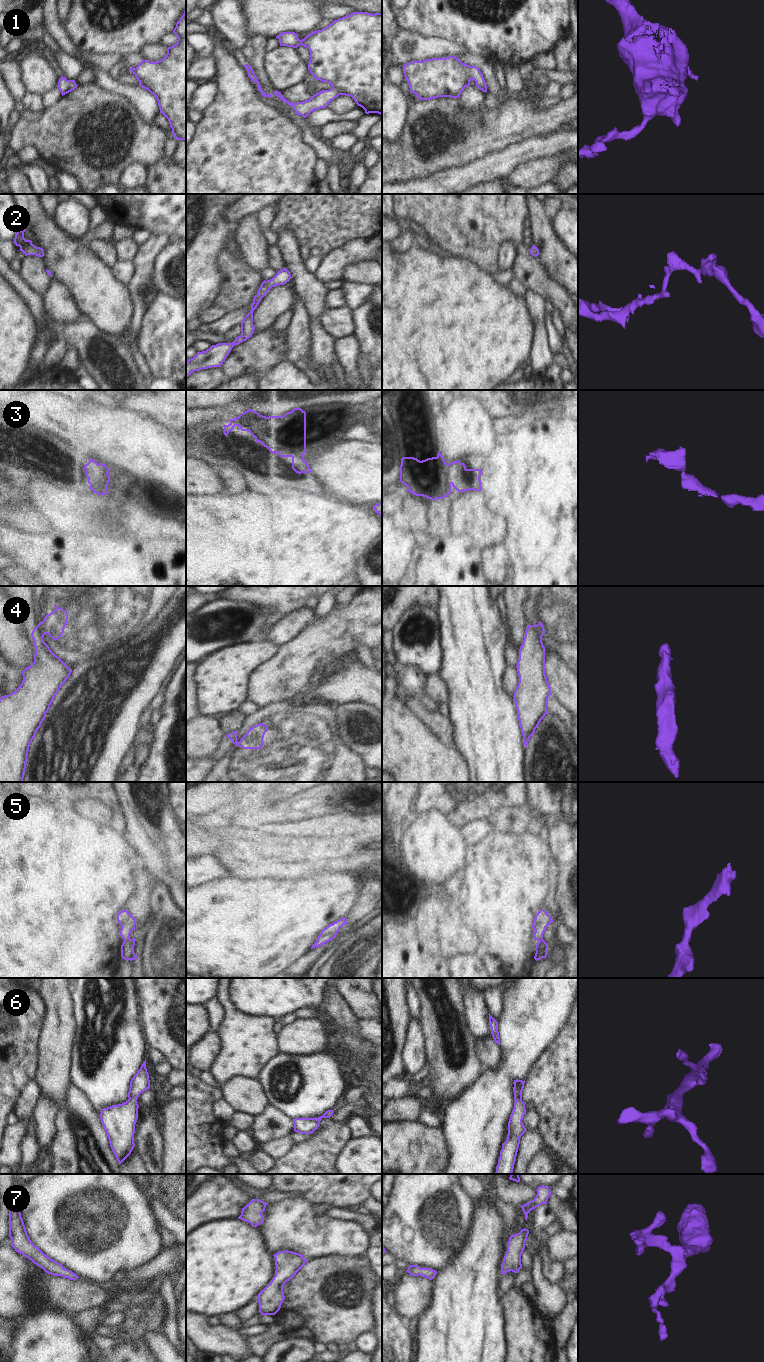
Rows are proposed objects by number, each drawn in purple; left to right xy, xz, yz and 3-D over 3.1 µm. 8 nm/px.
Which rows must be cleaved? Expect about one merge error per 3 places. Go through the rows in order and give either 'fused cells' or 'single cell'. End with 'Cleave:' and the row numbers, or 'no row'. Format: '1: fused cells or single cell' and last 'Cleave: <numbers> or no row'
1: single cell
2: single cell
3: single cell
4: fused cells
5: single cell
6: single cell
7: single cell
Cleave: 4

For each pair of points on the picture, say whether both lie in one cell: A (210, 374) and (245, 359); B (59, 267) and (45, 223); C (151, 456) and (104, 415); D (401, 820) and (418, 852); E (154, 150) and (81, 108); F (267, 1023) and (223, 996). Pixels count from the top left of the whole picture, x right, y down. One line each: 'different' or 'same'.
A: different
B: same
C: same
D: different
E: same
F: same

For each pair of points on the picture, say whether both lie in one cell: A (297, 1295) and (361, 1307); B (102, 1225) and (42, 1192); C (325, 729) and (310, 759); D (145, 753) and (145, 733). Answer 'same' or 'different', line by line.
A: same
B: same
C: same
D: same

